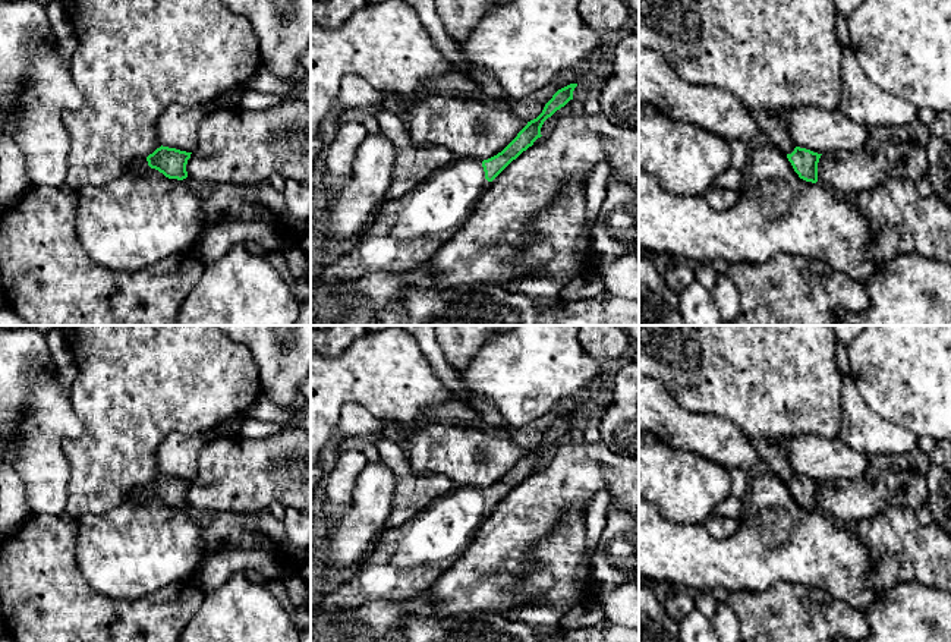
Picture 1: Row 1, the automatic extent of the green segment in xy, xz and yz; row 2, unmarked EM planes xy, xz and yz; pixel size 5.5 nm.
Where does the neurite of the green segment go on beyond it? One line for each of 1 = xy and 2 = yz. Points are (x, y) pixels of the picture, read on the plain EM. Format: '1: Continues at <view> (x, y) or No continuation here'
1: Continues at xy (141, 493)
2: No continuation here

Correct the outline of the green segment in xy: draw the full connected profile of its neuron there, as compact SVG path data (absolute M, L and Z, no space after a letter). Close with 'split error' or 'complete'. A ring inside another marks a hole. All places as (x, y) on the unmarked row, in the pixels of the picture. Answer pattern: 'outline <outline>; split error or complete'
outline M160 475L147 487L135 488L129 497L145 500L149 495L158 498L169 507L183 509L188 506L186 492L192 481L180 479L176 476Z; split error

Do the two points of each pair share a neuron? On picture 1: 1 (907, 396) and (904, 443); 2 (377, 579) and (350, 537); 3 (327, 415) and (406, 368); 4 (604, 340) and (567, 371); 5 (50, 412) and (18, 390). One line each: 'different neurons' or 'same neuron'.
1: different neurons
2: different neurons
3: same neuron
4: different neurons
5: different neurons

